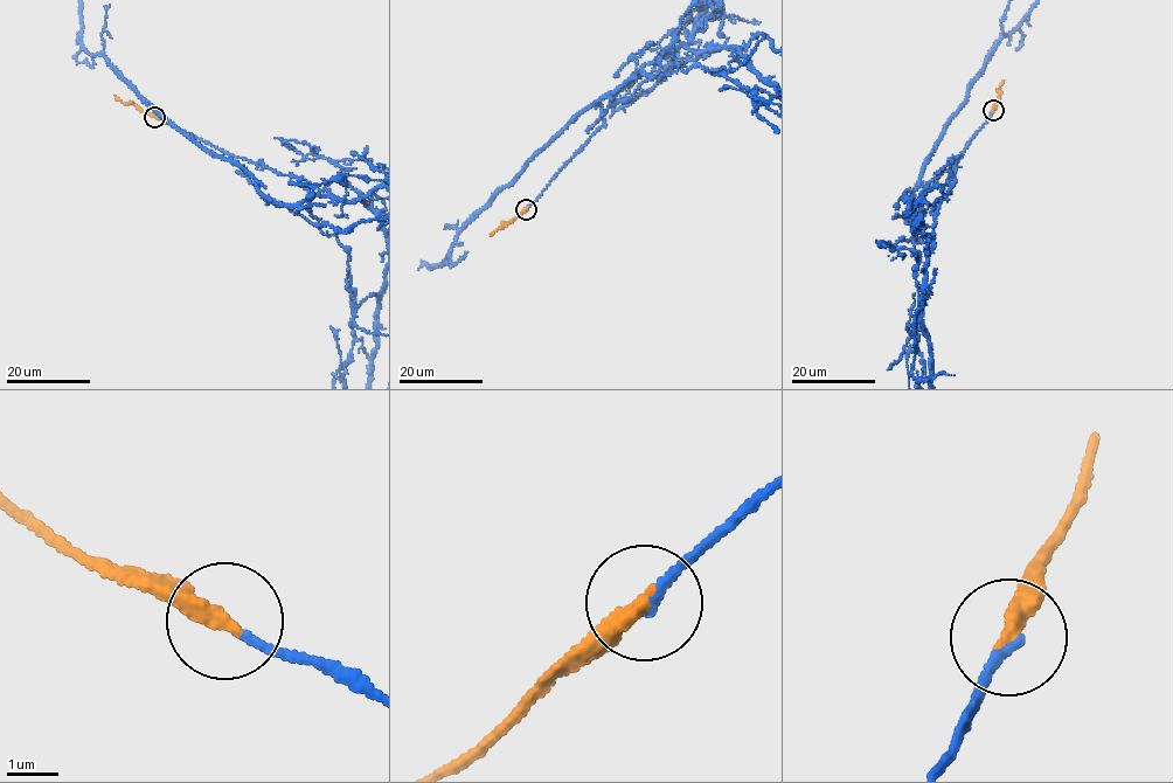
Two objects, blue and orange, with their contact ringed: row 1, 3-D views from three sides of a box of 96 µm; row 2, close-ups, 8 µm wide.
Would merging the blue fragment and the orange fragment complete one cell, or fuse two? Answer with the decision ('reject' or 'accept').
accept

